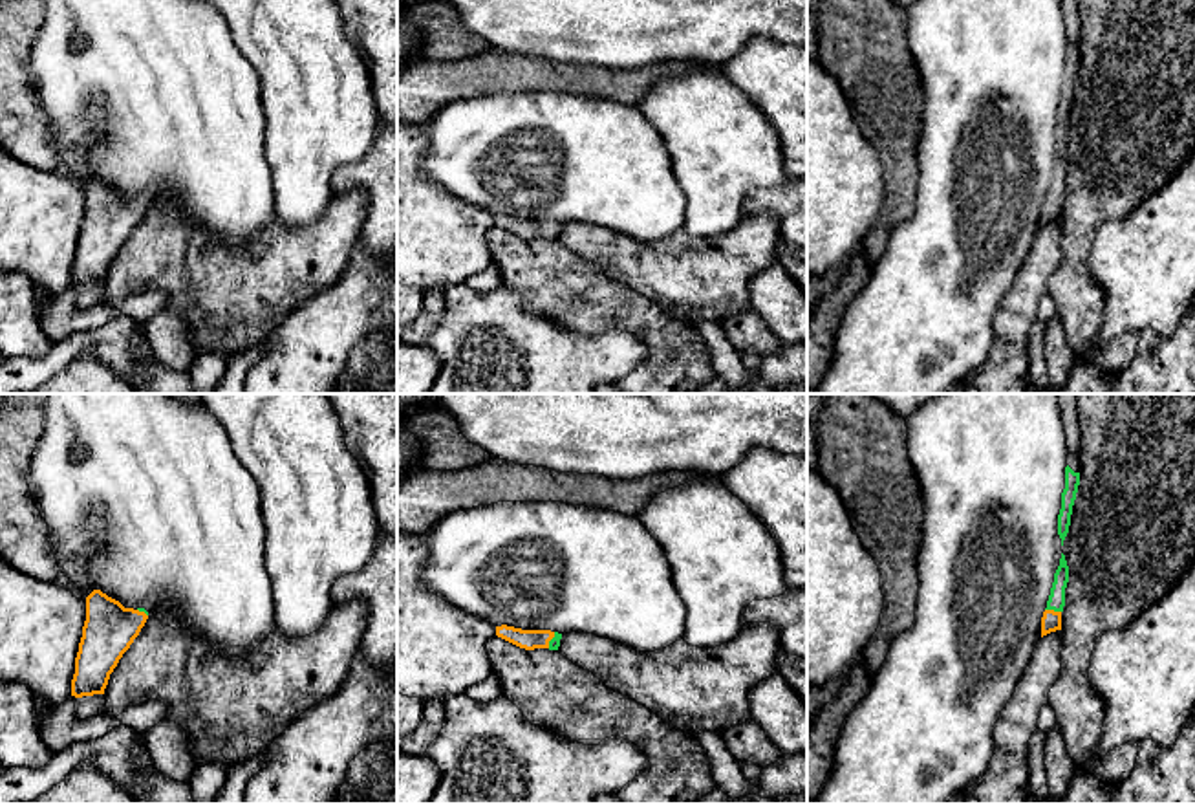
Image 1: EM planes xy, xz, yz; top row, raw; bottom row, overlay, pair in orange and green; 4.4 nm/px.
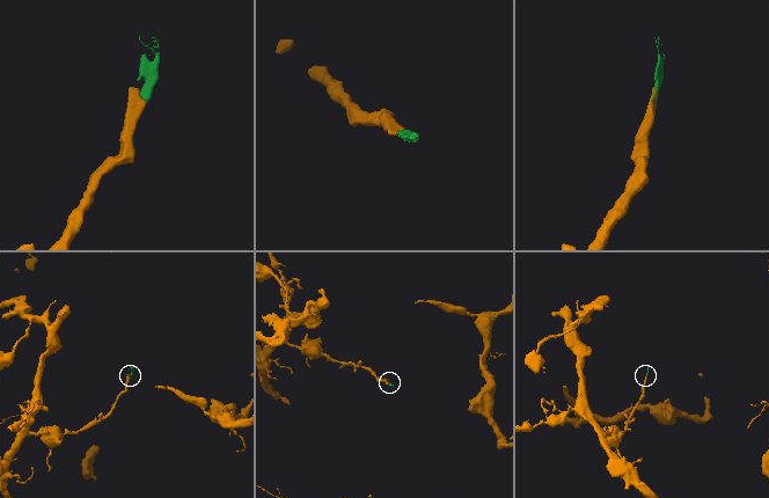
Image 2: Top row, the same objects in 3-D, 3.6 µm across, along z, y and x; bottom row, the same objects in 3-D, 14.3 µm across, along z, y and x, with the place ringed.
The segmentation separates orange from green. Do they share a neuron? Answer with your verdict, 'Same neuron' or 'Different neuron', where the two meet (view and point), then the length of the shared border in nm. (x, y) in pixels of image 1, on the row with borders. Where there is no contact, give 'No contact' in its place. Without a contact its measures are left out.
Same neuron. Touches orange at yz (1053, 610). Shared border 70 nm

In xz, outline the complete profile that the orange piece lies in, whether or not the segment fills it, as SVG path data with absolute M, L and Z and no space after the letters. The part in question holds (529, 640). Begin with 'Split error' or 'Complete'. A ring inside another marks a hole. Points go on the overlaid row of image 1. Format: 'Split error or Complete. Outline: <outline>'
Split error. Outline: M496 626L496 636L525 650L558 650L562 634L551 630L522 630L514 626Z

